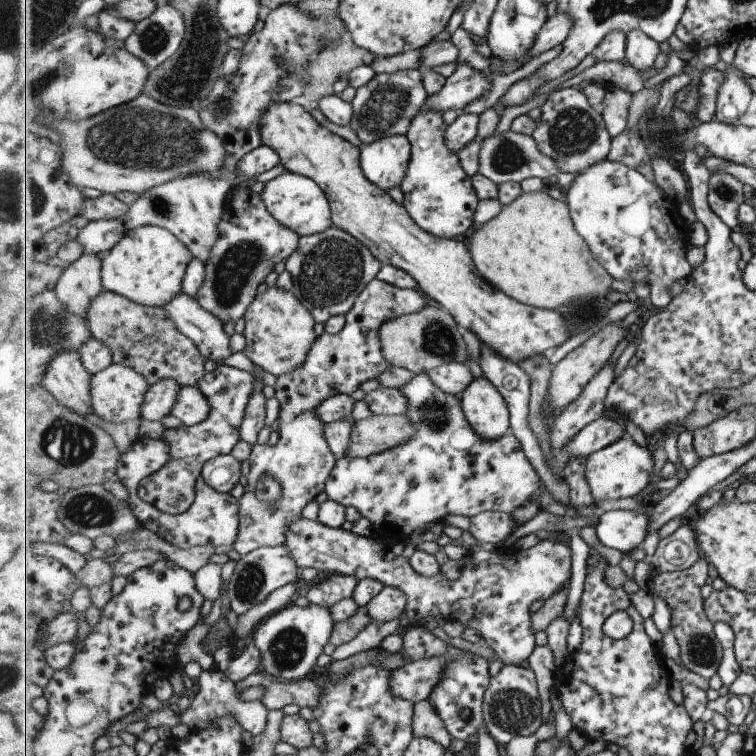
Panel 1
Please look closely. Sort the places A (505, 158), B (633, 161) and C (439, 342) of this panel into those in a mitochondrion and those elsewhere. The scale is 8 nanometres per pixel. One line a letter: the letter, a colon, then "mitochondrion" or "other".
A: mitochondrion
B: other
C: mitochondrion

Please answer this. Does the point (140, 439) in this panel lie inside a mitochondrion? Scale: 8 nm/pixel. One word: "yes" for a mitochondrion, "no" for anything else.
no

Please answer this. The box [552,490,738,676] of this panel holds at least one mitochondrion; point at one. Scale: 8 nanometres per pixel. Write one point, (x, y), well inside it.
(702, 649)

